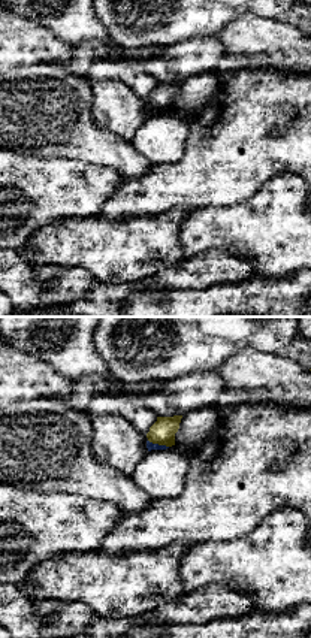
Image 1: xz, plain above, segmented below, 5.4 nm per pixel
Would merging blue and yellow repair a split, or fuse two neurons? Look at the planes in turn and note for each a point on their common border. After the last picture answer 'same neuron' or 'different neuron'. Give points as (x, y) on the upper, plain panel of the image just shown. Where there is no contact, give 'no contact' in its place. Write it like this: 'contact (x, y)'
contact (157, 109)

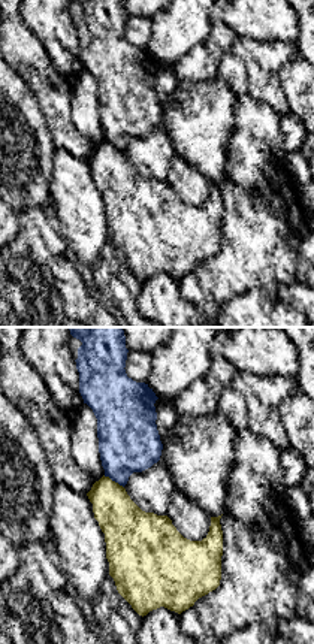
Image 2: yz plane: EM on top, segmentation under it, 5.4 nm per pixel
contact (114, 145)

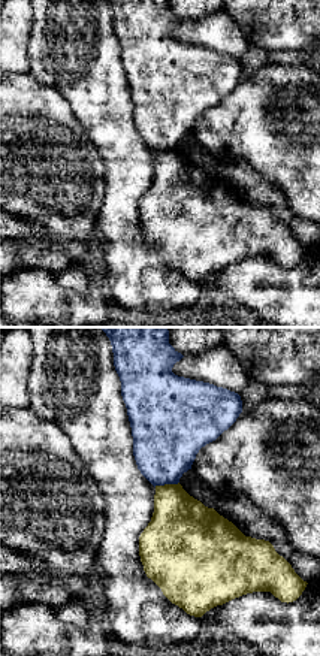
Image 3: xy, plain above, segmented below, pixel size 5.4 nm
contact (166, 148)

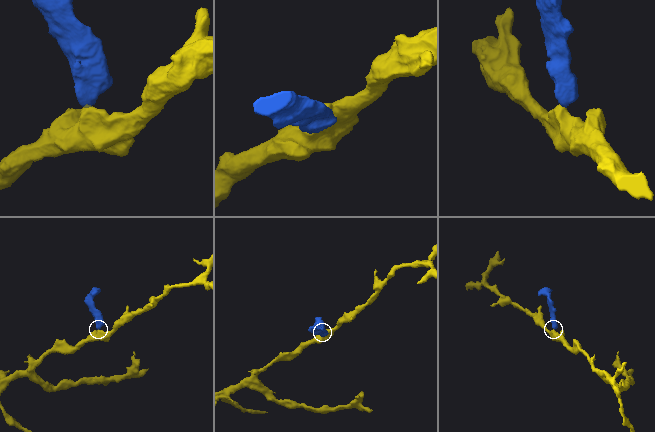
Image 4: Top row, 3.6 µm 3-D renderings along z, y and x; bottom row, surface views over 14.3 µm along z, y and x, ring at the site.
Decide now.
different neuron

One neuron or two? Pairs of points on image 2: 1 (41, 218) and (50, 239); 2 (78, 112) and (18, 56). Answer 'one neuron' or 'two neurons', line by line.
1: one neuron
2: two neurons

